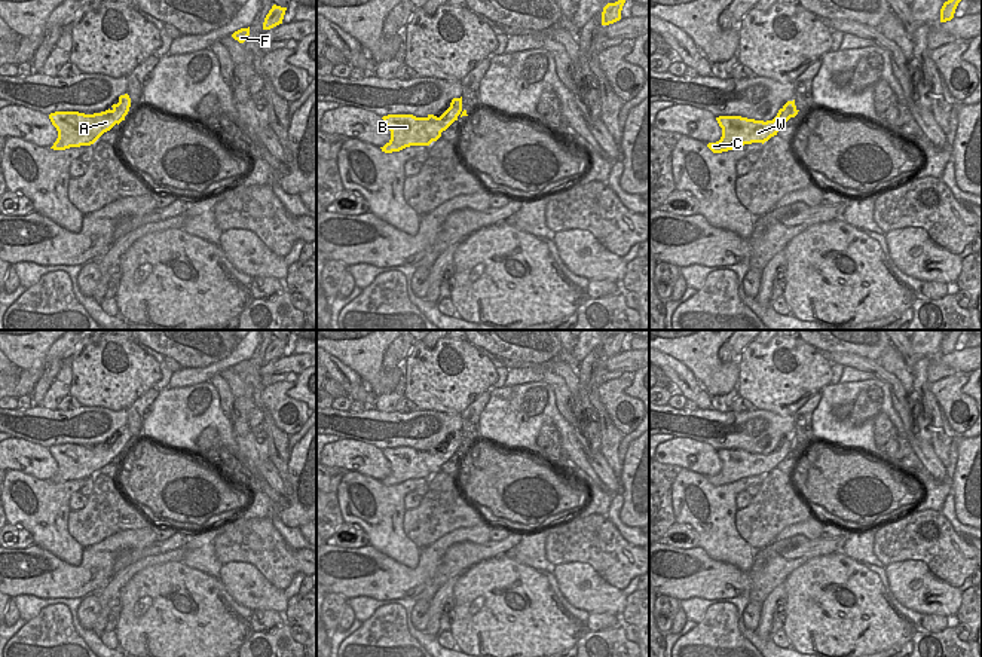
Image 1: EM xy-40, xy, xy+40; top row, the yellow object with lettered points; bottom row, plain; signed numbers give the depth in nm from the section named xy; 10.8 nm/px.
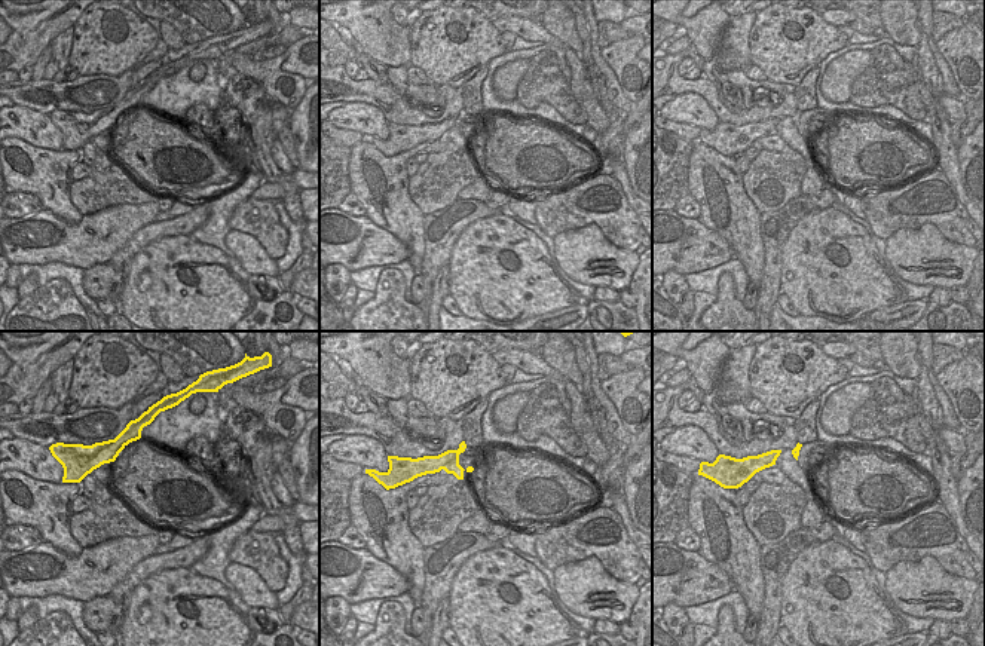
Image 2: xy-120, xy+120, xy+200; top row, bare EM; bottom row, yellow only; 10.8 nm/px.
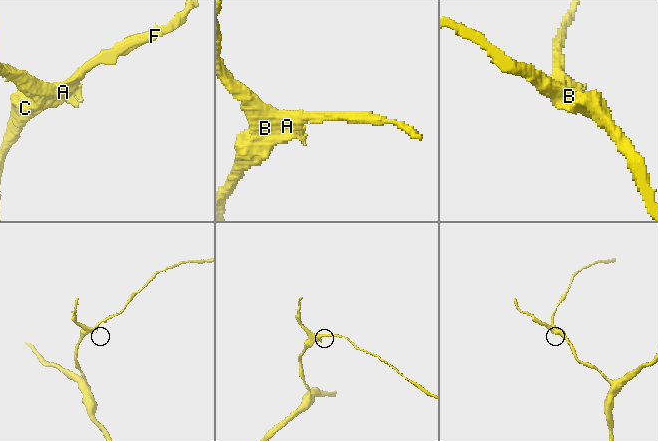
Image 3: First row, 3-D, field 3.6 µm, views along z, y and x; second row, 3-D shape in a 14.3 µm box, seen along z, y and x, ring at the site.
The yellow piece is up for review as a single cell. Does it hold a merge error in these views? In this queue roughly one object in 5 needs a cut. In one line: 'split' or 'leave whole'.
leave whole

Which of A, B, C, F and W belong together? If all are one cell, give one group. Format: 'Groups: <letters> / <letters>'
Groups: A B C F W.

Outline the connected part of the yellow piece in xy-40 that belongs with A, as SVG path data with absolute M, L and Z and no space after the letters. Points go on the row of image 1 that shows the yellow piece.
M120 95L119 103L111 107L111 110L94 114L79 111L51 113L49 119L58 131L58 138L51 149L65 150L94 144L104 132L125 120L131 107L129 95Z

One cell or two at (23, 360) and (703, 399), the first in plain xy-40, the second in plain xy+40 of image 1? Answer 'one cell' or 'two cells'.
two cells

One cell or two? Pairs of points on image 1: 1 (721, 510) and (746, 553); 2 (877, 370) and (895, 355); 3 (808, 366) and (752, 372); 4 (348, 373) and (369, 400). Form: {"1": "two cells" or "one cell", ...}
{"1": "one cell", "2": "two cells", "3": "one cell", "4": "one cell"}

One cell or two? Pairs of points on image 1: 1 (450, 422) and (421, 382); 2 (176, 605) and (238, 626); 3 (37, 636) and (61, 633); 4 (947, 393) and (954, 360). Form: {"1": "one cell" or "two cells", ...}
{"1": "two cells", "2": "one cell", "3": "one cell", "4": "two cells"}

